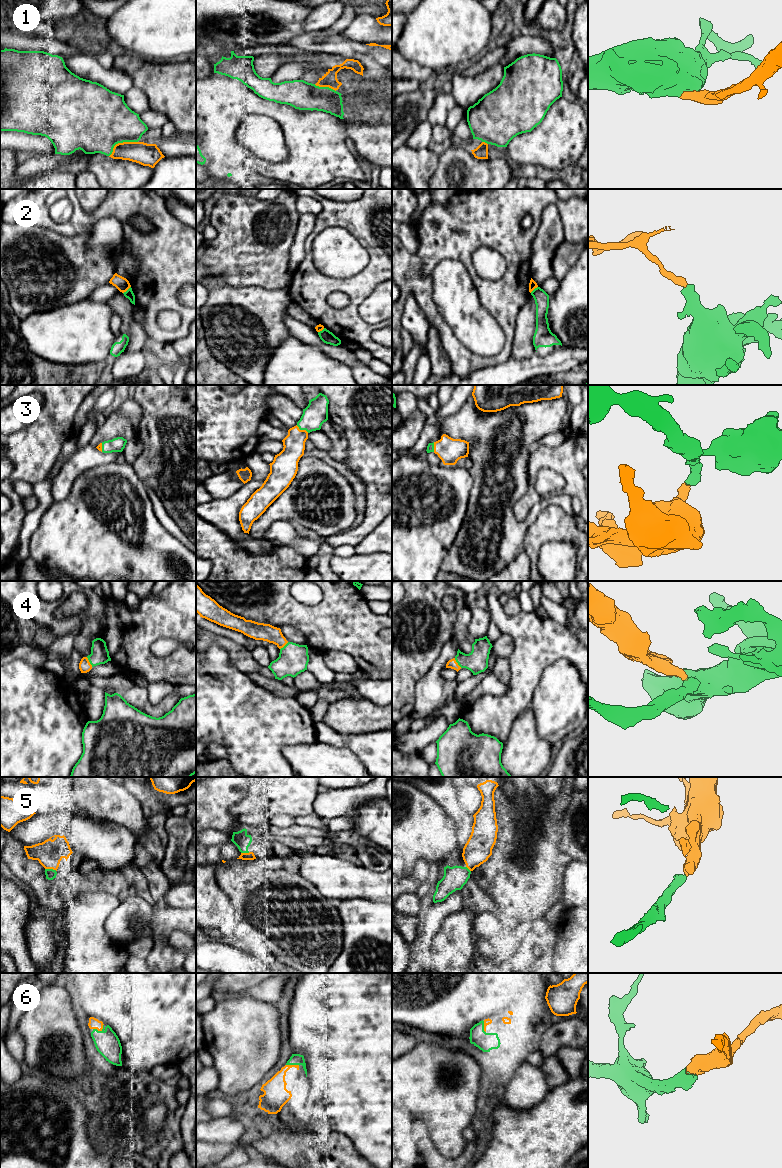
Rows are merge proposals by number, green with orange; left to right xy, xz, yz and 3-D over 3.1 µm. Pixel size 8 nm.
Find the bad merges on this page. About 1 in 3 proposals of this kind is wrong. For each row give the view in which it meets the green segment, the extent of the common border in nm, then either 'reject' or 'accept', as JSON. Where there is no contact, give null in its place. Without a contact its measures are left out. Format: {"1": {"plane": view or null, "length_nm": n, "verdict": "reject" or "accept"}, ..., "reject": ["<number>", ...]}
{"1": {"plane": "xy", "length_nm": 260, "verdict": "accept"}, "2": {"plane": "xy", "length_nm": 90, "verdict": "reject"}, "3": {"plane": "xz", "length_nm": 120, "verdict": "accept"}, "4": {"plane": "xy", "length_nm": 90, "verdict": "accept"}, "5": {"plane": "xy", "length_nm": 100, "verdict": "accept"}, "6": {"plane": "xy", "length_nm": 100, "verdict": "accept"}, "reject": ["2"]}

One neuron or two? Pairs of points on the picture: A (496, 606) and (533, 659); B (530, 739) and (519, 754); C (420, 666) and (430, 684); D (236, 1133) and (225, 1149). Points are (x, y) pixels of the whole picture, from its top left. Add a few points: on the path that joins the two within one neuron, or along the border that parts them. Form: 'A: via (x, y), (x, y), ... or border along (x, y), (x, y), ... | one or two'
A: via (503, 619), (530, 646) | one
B: via (526, 743), (523, 750) | one
C: border along (438, 655), (431, 668), (416, 683), (414, 696) | two
D: border along (242, 1138), (225, 1143), (206, 1143) | two

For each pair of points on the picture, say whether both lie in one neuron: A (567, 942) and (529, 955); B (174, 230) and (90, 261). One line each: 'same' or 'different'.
A: different
B: different

